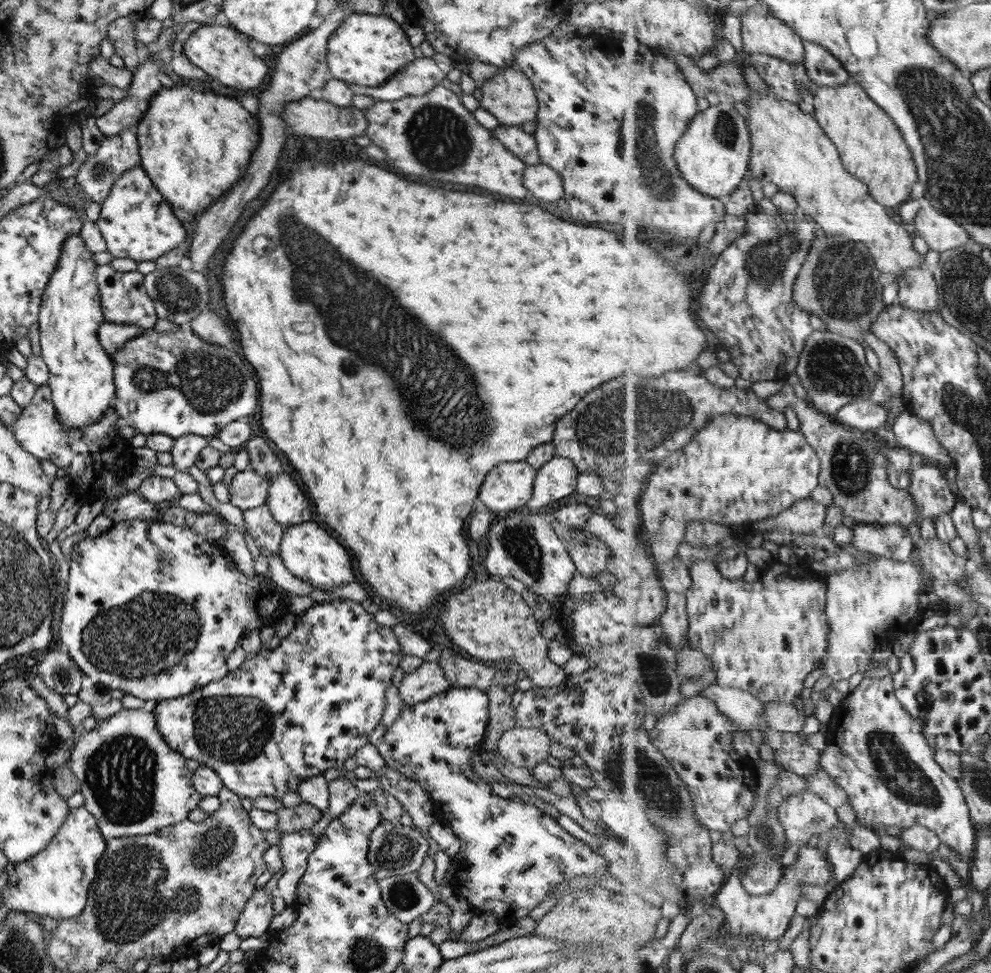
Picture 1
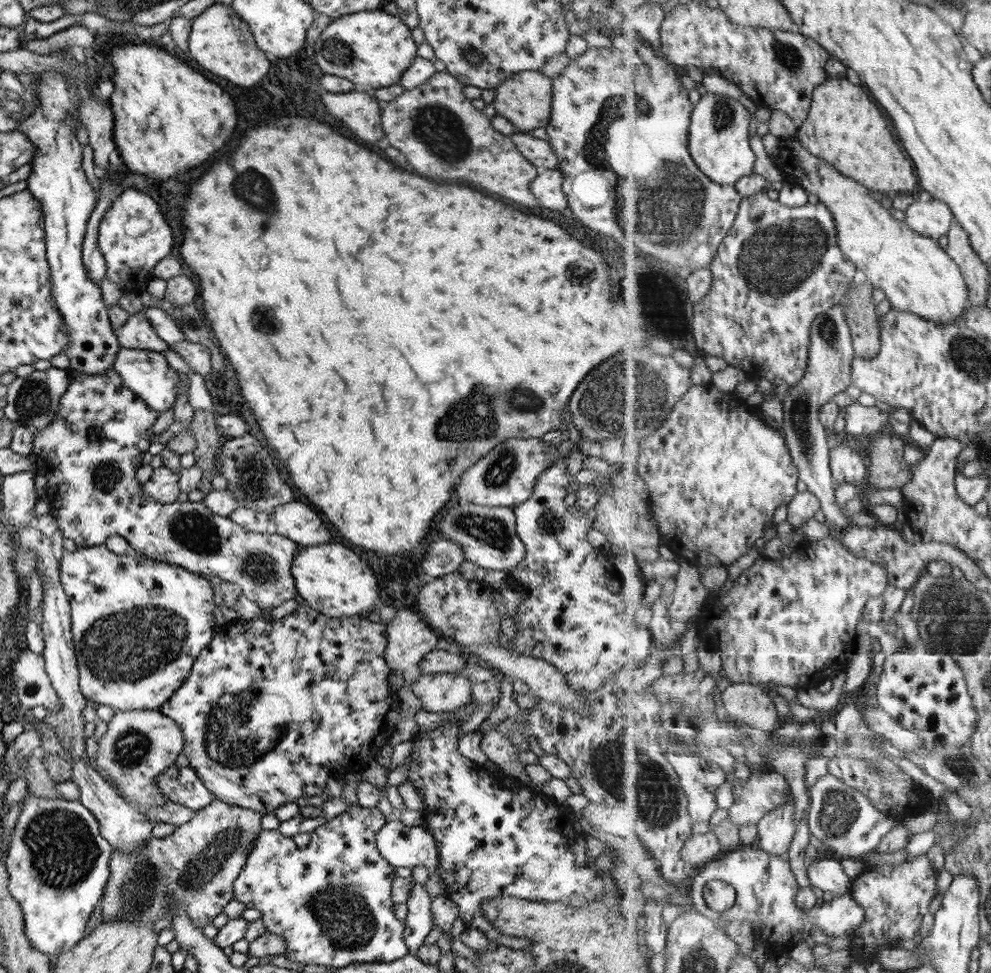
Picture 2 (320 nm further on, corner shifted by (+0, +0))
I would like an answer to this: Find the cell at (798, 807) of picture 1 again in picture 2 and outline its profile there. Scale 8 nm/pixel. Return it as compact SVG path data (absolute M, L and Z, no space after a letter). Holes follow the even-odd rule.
M753 773L744 782L737 782L735 774L728 774L727 782L734 786L735 806L728 812L730 819L739 826L758 822L777 808L789 804L791 784L782 774Z

